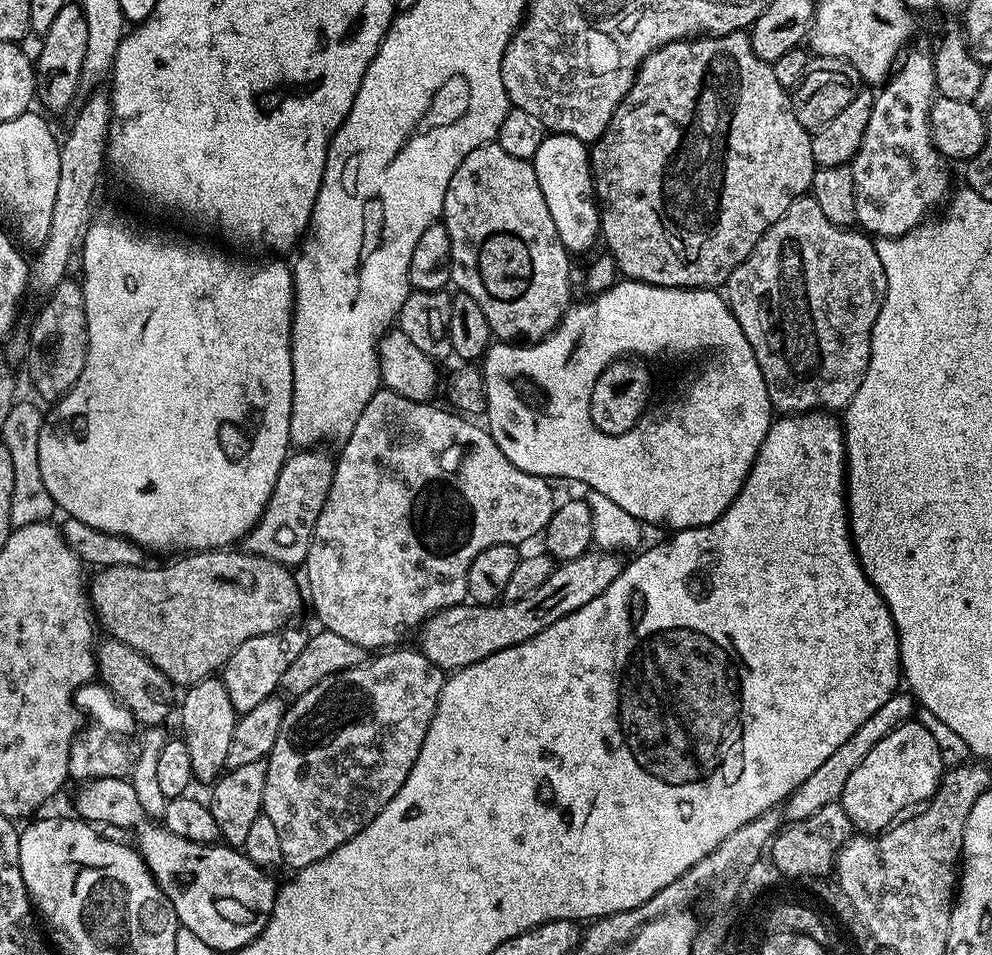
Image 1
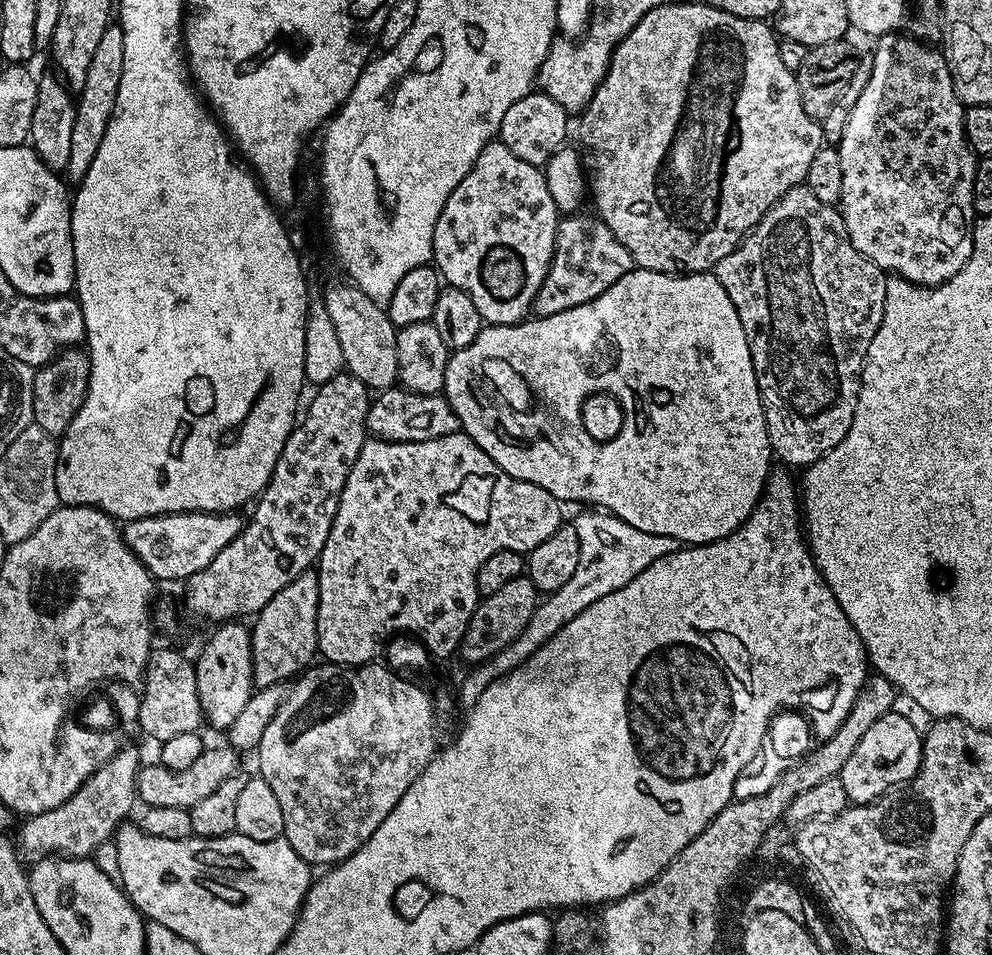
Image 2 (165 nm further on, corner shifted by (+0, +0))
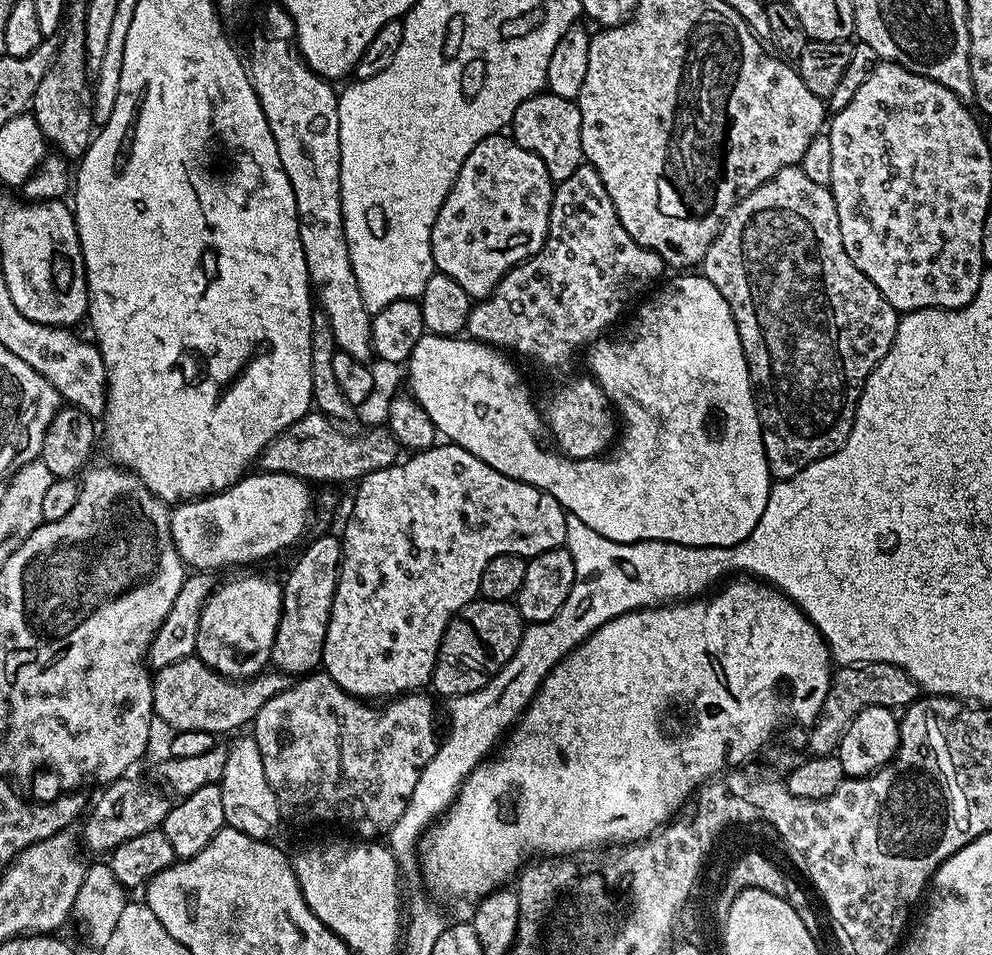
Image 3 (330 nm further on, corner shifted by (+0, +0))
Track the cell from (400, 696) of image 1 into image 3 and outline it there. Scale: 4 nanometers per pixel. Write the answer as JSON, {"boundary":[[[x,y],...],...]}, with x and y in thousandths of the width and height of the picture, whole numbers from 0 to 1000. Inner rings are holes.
{"boundary":[[[320,702],[291,715],[290,720],[284,723],[284,727],[272,731],[272,735],[268,735],[268,739],[264,739],[264,743],[260,743],[258,749],[256,774],[260,785],[264,790],[264,802],[268,802],[268,815],[278,832],[283,855],[287,860],[295,859],[298,863],[348,863],[349,866],[356,867],[359,870],[356,872],[360,876],[386,876],[391,868],[397,865],[397,861],[401,861],[401,857],[405,857],[405,848],[409,848],[409,844],[413,840],[413,831],[417,831],[417,823],[421,821],[421,815],[425,810],[429,798],[433,798],[433,794],[438,794],[442,782],[442,770],[440,771],[440,762],[435,759],[436,730],[427,728],[431,727],[426,724],[412,725],[392,732],[382,739],[376,739],[374,736],[364,733],[361,729],[354,729],[352,725],[345,723],[345,718],[341,718],[341,714],[337,714],[326,703]]]}

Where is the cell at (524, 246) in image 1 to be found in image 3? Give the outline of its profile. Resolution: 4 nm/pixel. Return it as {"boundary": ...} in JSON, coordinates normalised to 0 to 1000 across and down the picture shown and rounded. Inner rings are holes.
{"boundary":[[[508,140],[492,142],[466,170],[466,178],[450,203],[435,238],[435,269],[441,285],[450,287],[470,304],[473,312],[487,312],[500,303],[500,296],[514,282],[543,264],[552,248],[552,225],[556,215],[558,191],[542,161],[526,157],[519,147]]]}

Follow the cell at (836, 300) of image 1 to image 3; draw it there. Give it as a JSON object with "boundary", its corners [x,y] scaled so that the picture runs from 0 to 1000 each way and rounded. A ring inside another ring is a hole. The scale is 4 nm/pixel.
{"boundary":[[[789,176],[780,182],[764,199],[752,203],[738,218],[738,223],[730,230],[726,244],[720,249],[716,262],[712,262],[708,273],[708,288],[720,299],[724,299],[724,308],[732,312],[736,319],[736,329],[740,329],[740,337],[744,341],[744,354],[748,358],[750,374],[754,380],[754,391],[758,397],[758,408],[765,424],[766,453],[770,464],[770,474],[774,481],[774,493],[782,503],[794,503],[804,492],[825,484],[829,480],[839,477],[851,464],[859,449],[863,437],[863,423],[867,420],[867,410],[871,407],[871,399],[883,385],[887,378],[897,366],[901,358],[901,350],[905,346],[907,331],[903,323],[889,312],[885,299],[857,274],[857,266],[853,266],[853,258],[849,258],[849,241],[845,237],[845,216],[841,216],[838,196],[826,193],[813,186],[810,179],[805,176]]]}

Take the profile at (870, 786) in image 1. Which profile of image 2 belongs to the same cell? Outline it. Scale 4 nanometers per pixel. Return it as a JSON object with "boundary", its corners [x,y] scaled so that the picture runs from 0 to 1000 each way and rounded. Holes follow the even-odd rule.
{"boundary":[[[907,743],[894,746],[873,769],[869,769],[869,777],[865,777],[861,790],[849,802],[847,818],[853,823],[853,831],[859,842],[876,842],[891,834],[899,825],[919,817],[925,810],[929,798],[931,777],[928,763],[923,763]]]}

